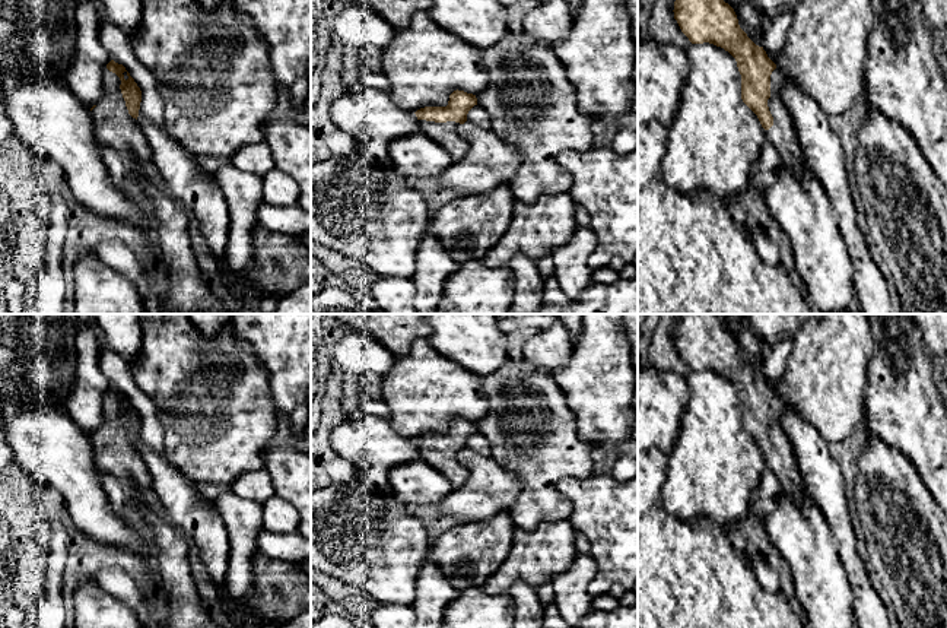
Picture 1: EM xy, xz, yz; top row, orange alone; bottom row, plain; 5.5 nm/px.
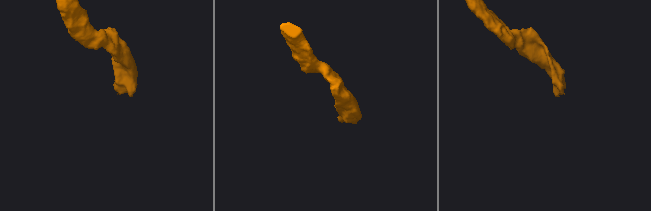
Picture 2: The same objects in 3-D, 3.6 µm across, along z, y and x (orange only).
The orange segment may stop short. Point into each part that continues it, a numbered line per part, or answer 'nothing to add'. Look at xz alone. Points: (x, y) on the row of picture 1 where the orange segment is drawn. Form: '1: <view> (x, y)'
1: xz (450, 135)

